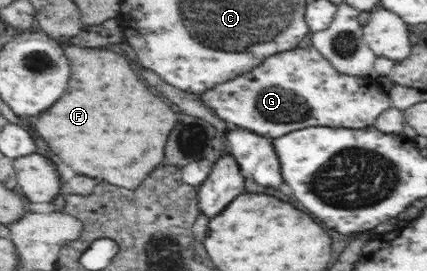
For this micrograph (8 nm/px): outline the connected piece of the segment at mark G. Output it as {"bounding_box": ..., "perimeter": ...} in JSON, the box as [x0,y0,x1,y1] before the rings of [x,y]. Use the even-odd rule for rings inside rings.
{"bounding_box":[199,45,392,139],"perimeter":[[[313,45],[273,54],[253,70],[217,84],[199,97],[225,122],[271,139],[311,126],[367,128],[374,126],[377,116],[392,107],[379,79],[337,71]]]}

